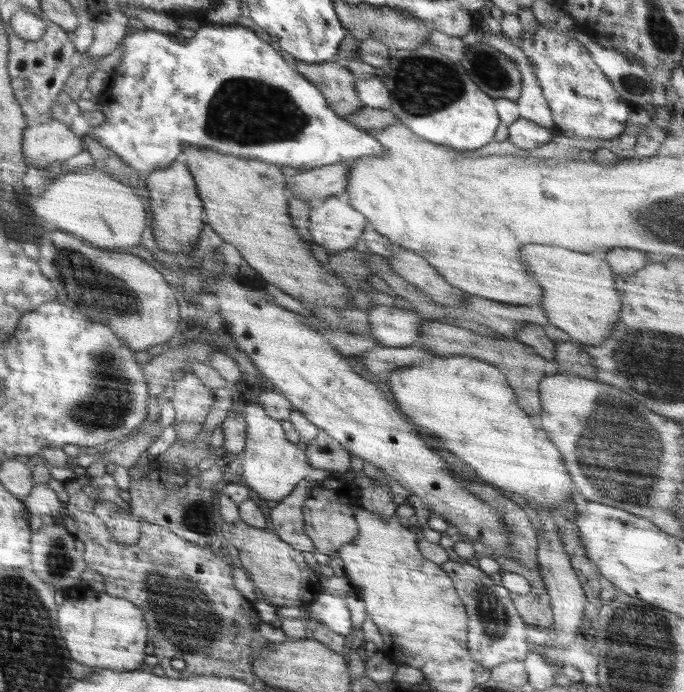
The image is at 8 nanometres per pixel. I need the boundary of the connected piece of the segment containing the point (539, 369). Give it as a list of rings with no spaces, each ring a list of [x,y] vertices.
[[[423,319],[420,330],[413,345],[415,349],[435,352],[438,357],[470,357],[489,362],[497,366],[501,373],[507,376],[507,381],[516,394],[517,403],[526,414],[534,415],[542,412],[539,382],[548,376],[545,371],[547,360],[531,346],[522,344],[518,340],[512,340],[510,337],[492,338],[436,319]]]

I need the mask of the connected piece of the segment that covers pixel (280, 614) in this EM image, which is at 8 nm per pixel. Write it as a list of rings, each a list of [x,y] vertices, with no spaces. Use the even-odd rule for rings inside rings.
[[[322,592],[311,604],[300,608],[286,605],[276,607],[277,618],[281,621],[285,618],[308,617],[341,635],[348,636],[354,630],[346,600],[340,596]]]

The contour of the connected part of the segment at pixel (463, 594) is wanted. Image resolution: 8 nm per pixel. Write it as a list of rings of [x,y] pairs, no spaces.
[[[448,561],[439,565],[452,580],[458,597],[465,606],[469,624],[467,630],[470,656],[484,668],[494,668],[508,660],[524,661],[531,644],[524,631],[526,623],[513,605],[509,590],[494,583],[488,574],[468,562]]]

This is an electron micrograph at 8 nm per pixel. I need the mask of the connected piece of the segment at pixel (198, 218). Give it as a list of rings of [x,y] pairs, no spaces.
[[[174,160],[166,168],[155,170],[145,175],[147,189],[150,192],[150,212],[152,217],[152,232],[156,244],[165,252],[187,255],[197,245],[202,230],[203,204],[197,195],[194,177],[185,163]]]

